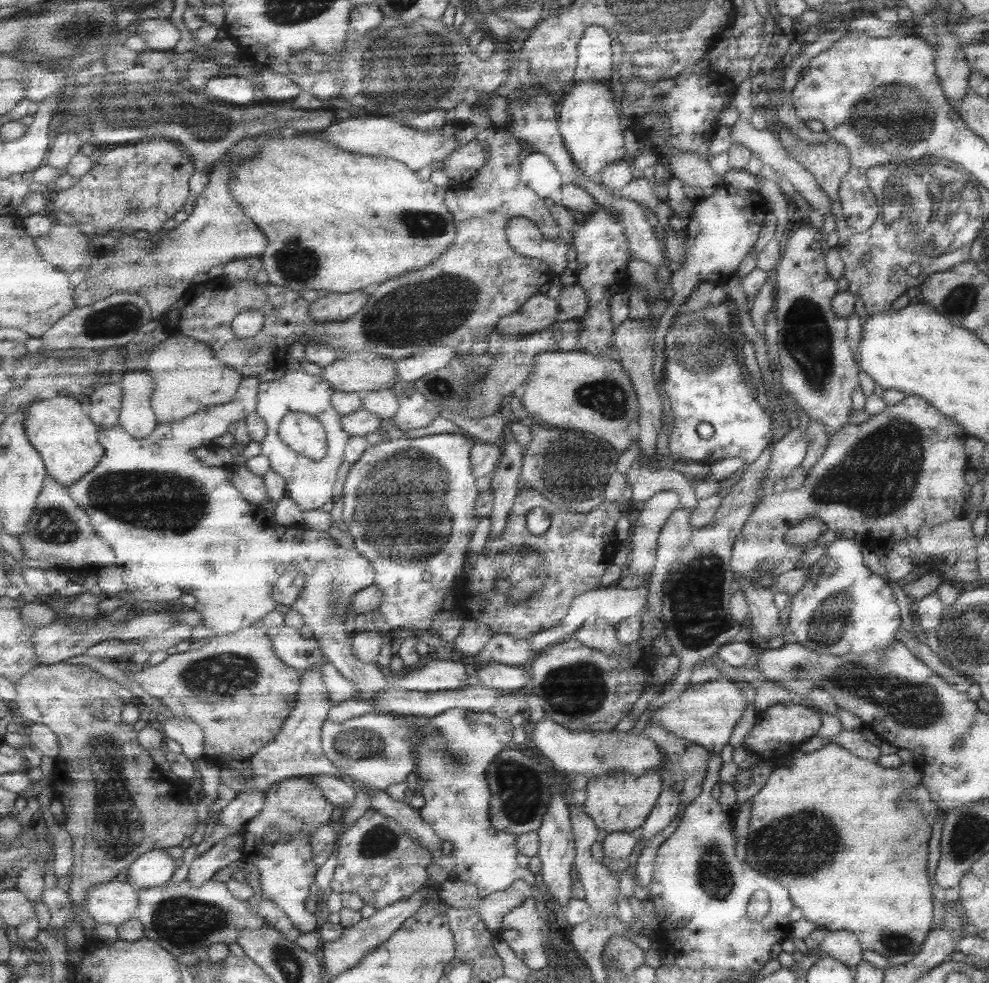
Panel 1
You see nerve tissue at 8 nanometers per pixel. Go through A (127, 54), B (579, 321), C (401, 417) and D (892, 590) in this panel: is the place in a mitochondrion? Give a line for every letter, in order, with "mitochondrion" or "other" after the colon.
A: other
B: other
C: other
D: other

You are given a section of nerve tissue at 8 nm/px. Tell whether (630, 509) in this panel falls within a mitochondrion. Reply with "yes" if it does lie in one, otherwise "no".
no

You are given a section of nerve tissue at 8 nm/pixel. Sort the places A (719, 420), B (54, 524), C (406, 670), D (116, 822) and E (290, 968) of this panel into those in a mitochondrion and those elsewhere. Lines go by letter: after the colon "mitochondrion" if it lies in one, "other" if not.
A: other
B: mitochondrion
C: other
D: mitochondrion
E: mitochondrion

